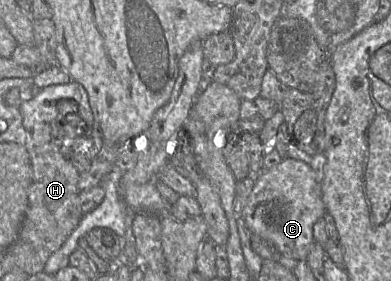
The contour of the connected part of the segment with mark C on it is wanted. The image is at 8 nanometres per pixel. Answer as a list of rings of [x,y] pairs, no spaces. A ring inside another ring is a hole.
[[[286,157],[275,167],[256,176],[243,219],[251,233],[272,244],[281,255],[302,261],[307,260],[315,243],[314,224],[325,214],[322,181],[317,179],[309,164]]]

